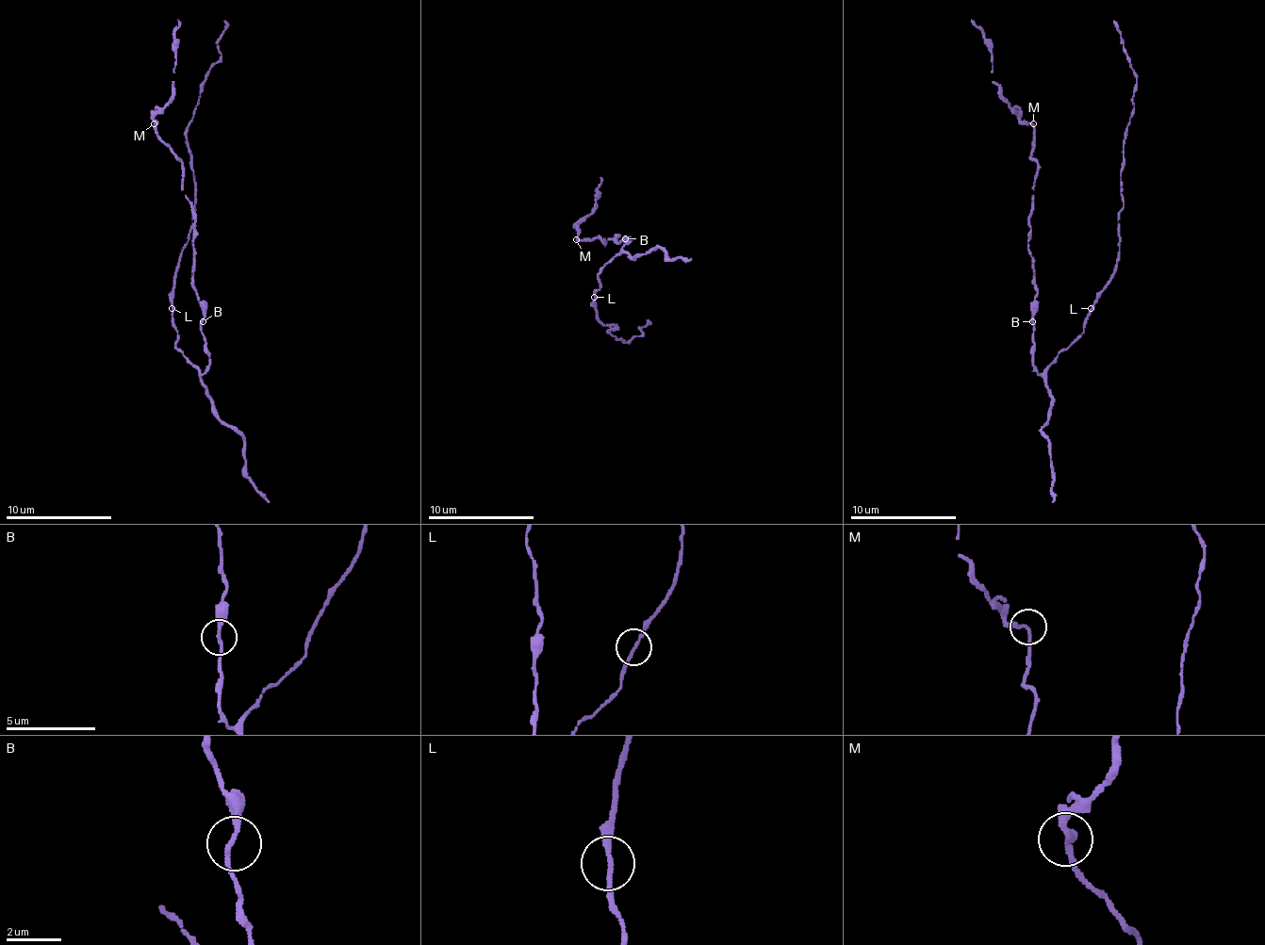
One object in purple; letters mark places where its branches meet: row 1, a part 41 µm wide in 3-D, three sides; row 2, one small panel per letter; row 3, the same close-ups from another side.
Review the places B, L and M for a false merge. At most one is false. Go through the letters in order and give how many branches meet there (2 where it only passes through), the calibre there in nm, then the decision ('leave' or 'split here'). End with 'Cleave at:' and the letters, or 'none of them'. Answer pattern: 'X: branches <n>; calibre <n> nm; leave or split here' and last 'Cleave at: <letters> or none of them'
B: branches 2; calibre 190 nm; leave
L: branches 2; calibre 180 nm; leave
M: branches 2; calibre 190 nm; leave
Cleave at: none of them

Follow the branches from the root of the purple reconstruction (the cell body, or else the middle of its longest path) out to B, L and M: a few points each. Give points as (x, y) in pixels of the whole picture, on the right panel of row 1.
B: (1043, 371), (1041, 374), (1032, 364), (1032, 321)
L: (1043, 371), (1083, 332), (1091, 308)
M: (1043, 371), (1032, 364), (1032, 301), (1038, 287), (1027, 247), (1038, 171), (1032, 123)

